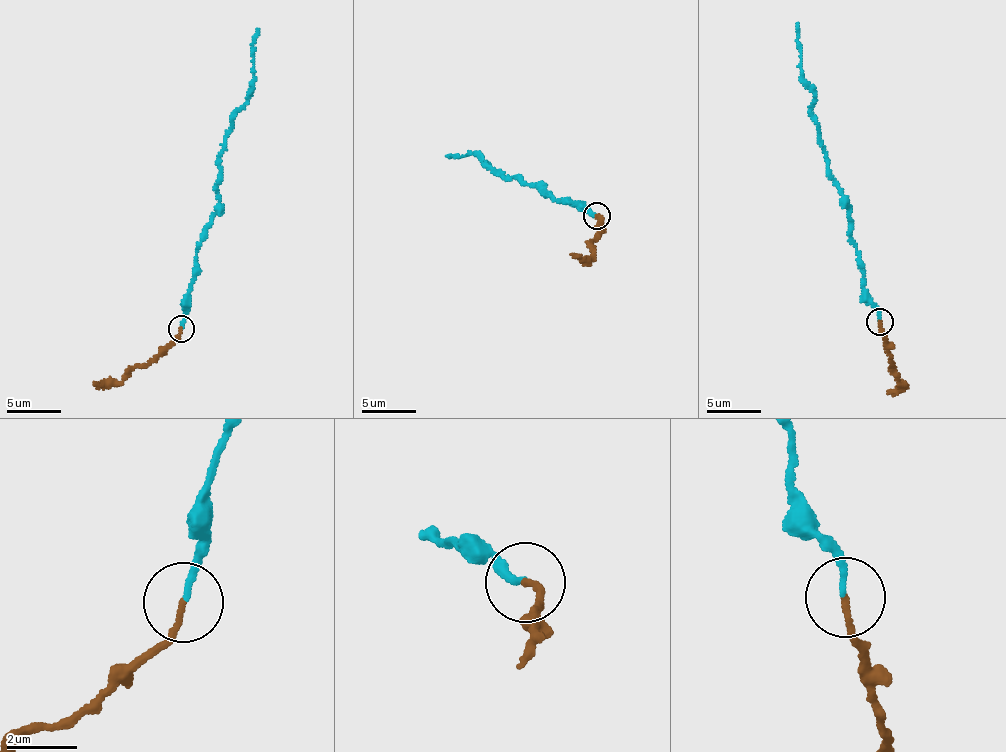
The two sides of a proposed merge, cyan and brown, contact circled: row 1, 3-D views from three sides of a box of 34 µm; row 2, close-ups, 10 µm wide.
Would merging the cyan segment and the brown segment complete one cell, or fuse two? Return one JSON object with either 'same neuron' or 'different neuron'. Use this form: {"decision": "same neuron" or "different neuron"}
{"decision": "different neuron"}

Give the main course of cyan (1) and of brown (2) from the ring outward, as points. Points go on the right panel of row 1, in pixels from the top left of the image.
1: (879, 321), (878, 307), (864, 288), (843, 194), (827, 168), (814, 94), (801, 71), (798, 23)
2: (879, 321), (900, 383), (899, 388), (887, 393)

